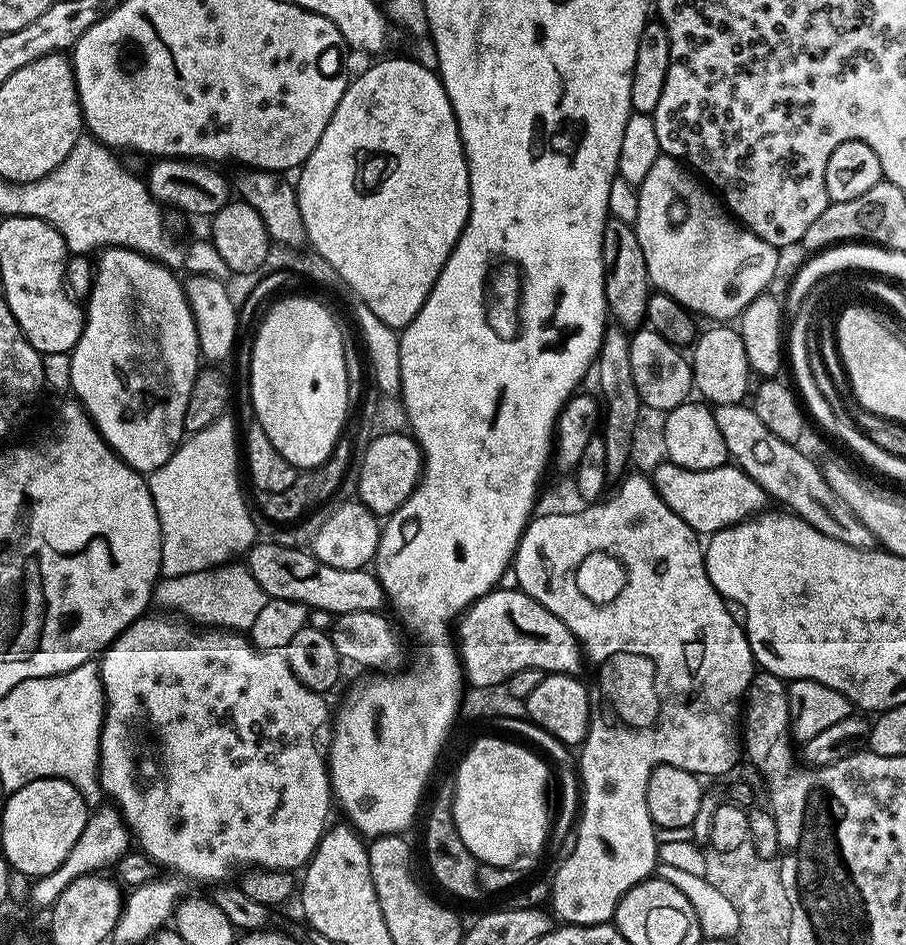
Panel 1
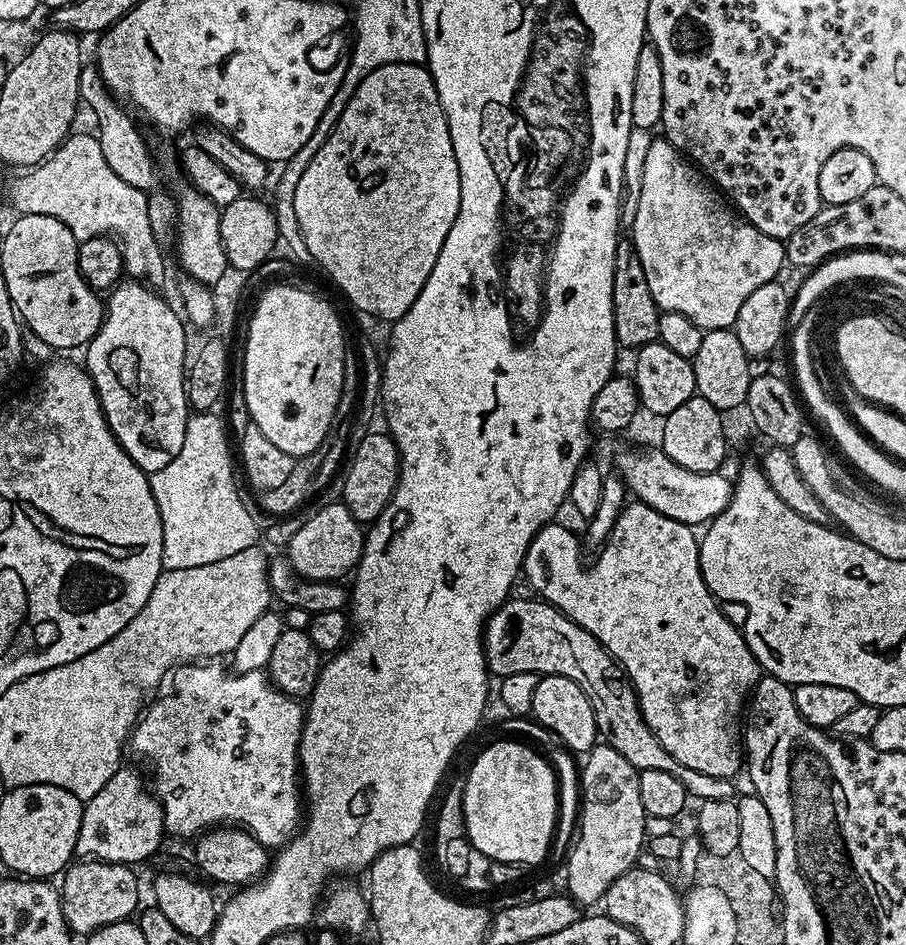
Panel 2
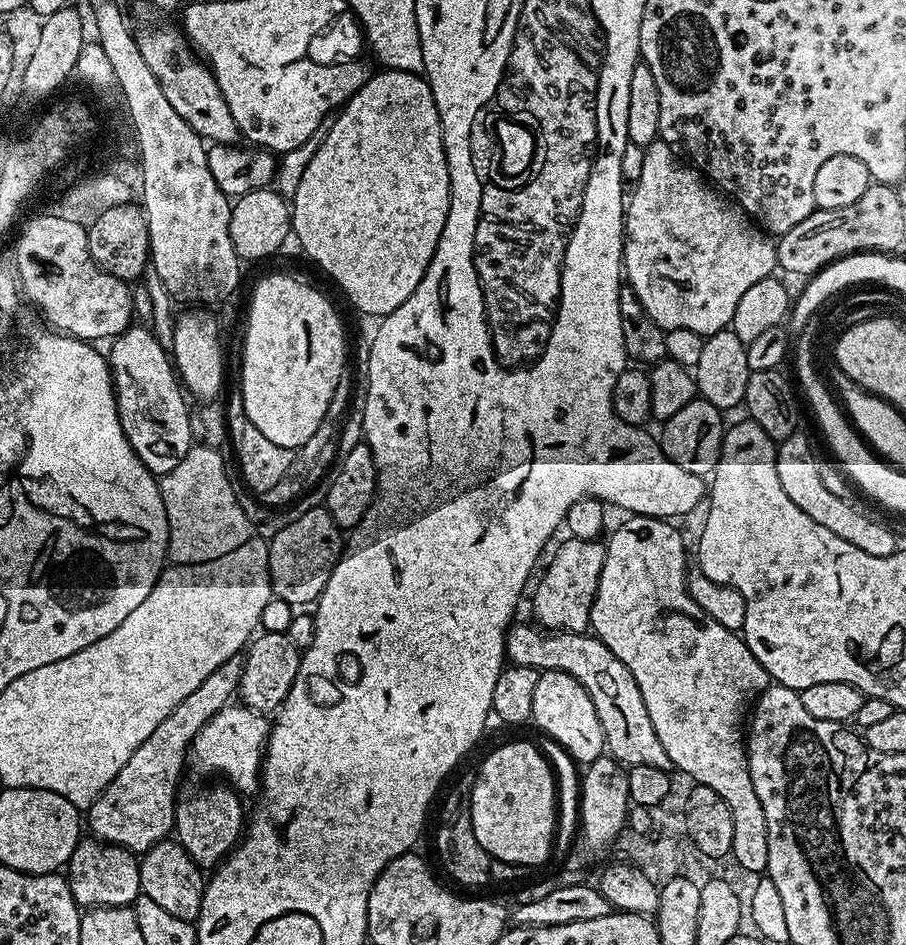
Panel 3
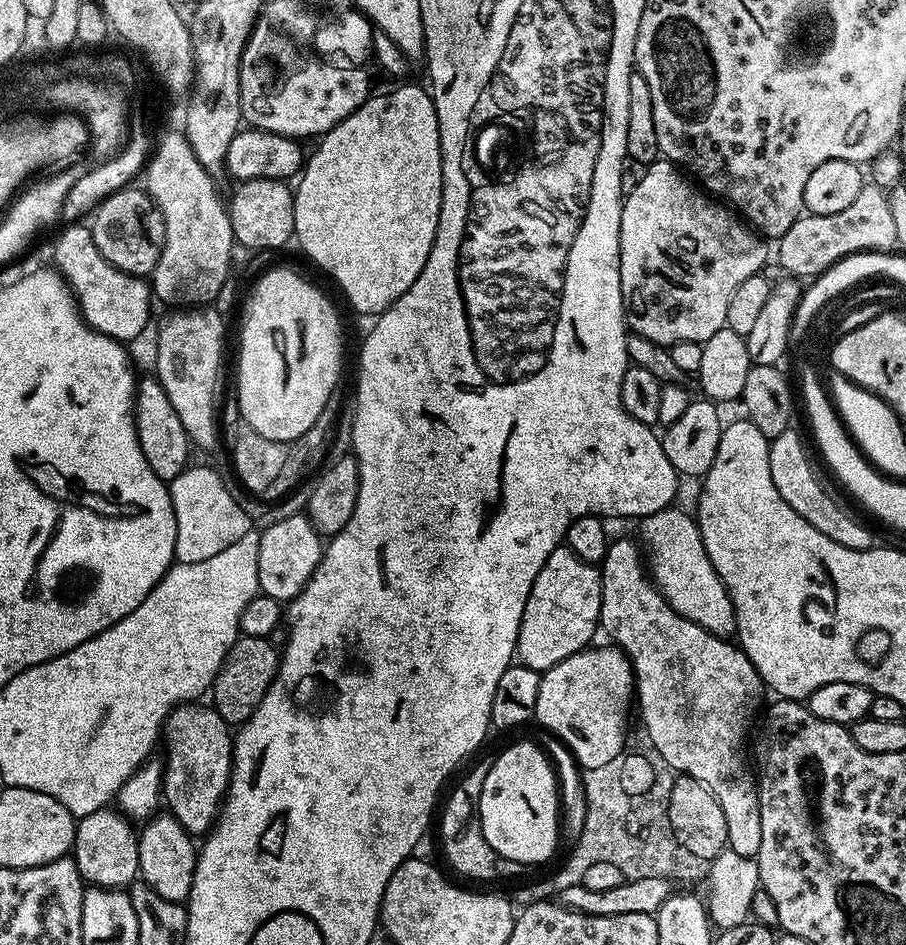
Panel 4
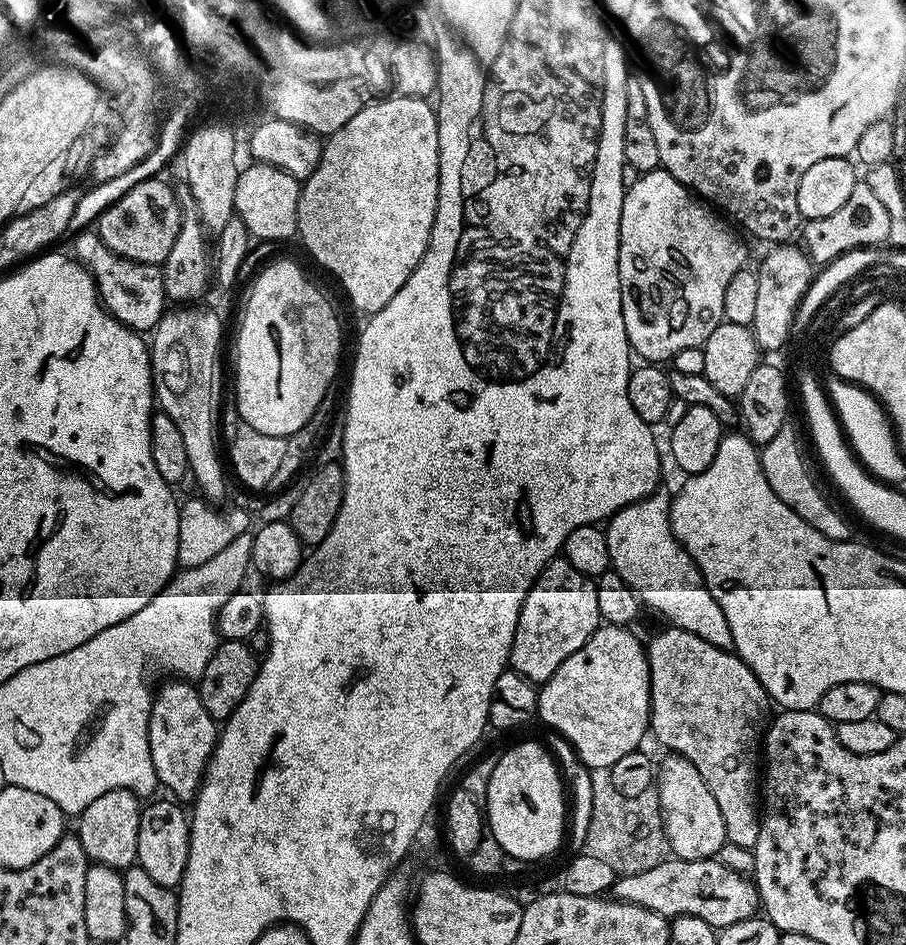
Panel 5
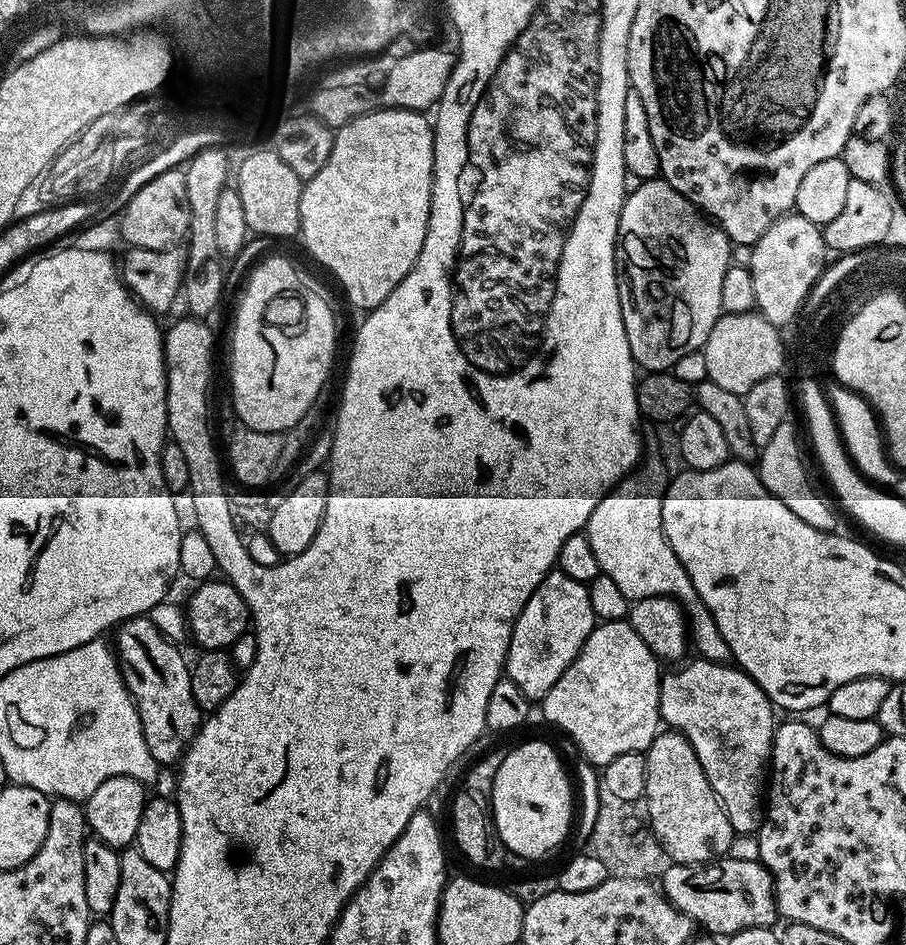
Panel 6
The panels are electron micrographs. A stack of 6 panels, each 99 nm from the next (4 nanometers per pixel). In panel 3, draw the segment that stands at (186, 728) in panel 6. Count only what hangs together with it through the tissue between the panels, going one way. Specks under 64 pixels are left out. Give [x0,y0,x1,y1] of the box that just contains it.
[174,787,246,870]

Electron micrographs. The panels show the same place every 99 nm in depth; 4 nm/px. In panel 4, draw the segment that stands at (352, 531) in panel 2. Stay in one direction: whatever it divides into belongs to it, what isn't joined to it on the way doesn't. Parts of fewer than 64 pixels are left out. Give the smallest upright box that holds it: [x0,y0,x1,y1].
[258,514,324,602]

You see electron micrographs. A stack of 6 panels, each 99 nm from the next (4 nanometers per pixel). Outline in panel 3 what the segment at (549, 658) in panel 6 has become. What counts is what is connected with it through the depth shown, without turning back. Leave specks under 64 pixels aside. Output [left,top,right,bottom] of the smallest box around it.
[530,538,605,633]

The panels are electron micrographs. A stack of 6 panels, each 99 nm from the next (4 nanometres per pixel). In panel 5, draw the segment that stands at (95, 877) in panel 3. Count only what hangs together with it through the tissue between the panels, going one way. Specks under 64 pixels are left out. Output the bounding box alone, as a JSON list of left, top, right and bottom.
[74,788,141,870]

